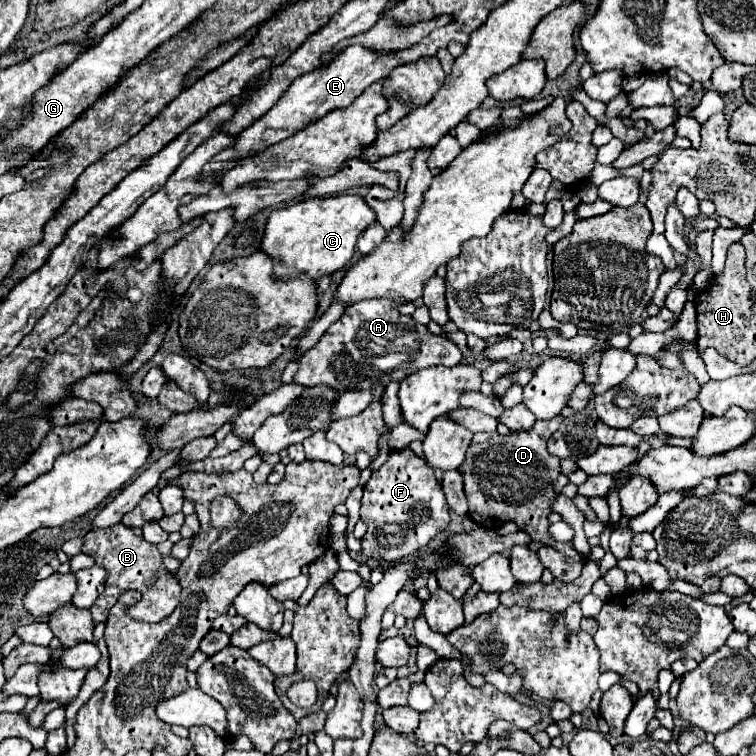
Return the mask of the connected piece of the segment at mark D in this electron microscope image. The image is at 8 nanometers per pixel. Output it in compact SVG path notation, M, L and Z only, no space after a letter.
M562 416L552 420L536 420L530 430L512 432L508 436L474 434L460 472L470 504L468 516L476 524L498 530L504 522L512 520L536 544L548 544L548 516L552 514L550 504L556 498L554 482L560 476L560 458L548 454L546 442L560 426L560 420Z

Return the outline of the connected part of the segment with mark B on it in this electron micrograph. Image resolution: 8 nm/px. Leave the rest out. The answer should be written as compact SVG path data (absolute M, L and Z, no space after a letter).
M114 524L110 528L102 530L90 530L84 536L82 552L92 556L96 564L100 564L108 572L106 590L102 596L92 604L90 612L94 618L94 624L106 622L106 616L110 608L118 602L120 594L126 590L138 590L142 594L142 600L128 609L128 615L140 622L160 622L170 616L170 612L178 606L180 600L180 584L174 574L170 574L162 562L162 556L156 546L142 540L140 528L128 528L124 524Z

